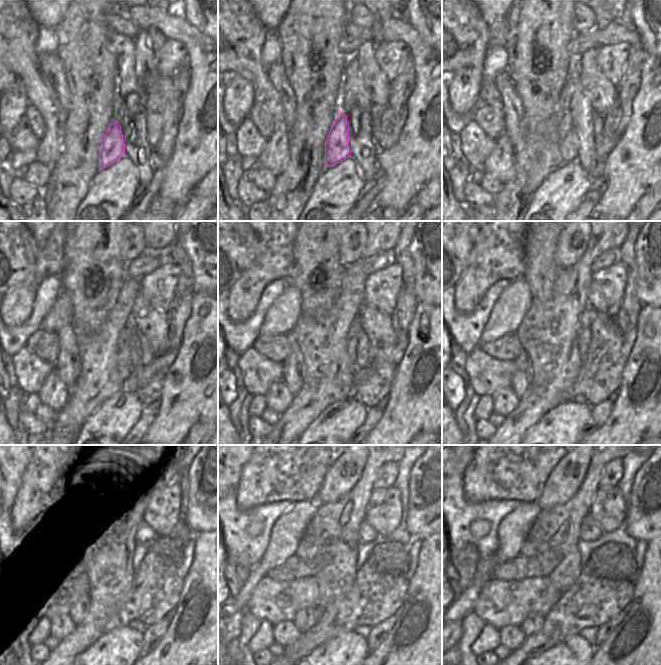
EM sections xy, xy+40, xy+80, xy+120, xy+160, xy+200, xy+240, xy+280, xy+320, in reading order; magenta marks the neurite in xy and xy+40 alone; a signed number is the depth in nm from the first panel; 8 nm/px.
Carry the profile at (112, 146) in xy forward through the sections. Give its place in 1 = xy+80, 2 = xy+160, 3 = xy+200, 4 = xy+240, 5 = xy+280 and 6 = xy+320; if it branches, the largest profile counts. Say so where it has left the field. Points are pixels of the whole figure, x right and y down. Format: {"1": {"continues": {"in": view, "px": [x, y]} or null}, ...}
{"1": {"continues": {"in": "xy+80", "px": [568, 144]}}, "2": {"continues": {"in": "xy+160", "px": [355, 327]}}, "3": {"continues": {"in": "xy+200", "px": [588, 314]}}, "4": {"continues": {"in": "xy+240", "px": [143, 535]}}, "5": {"continues": {"in": "xy+280", "px": [367, 534]}}, "6": {"continues": {"in": "xy+320", "px": [590, 530]}}}

